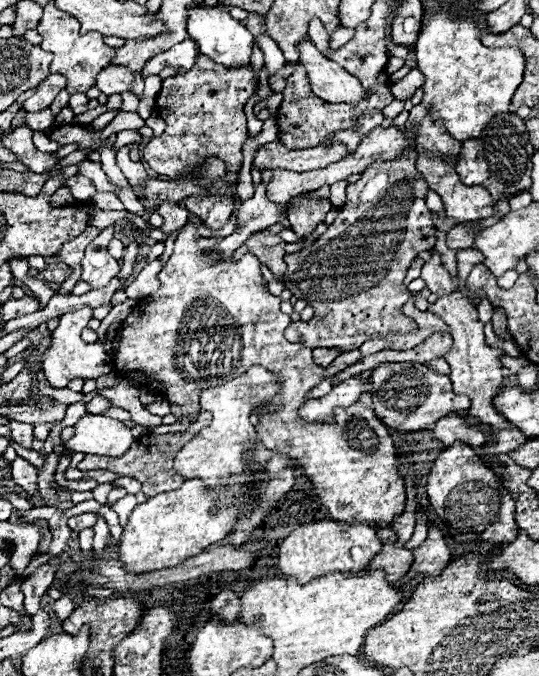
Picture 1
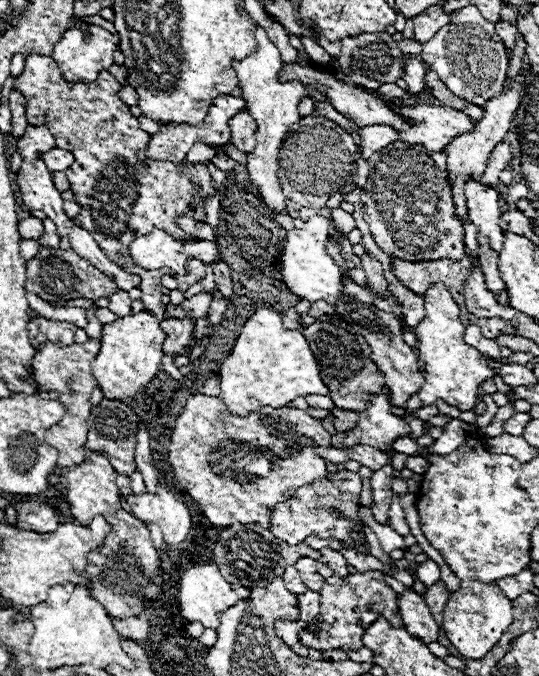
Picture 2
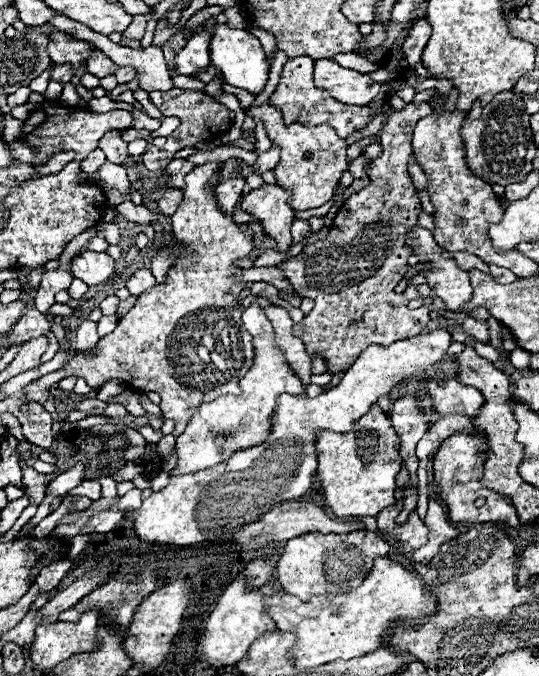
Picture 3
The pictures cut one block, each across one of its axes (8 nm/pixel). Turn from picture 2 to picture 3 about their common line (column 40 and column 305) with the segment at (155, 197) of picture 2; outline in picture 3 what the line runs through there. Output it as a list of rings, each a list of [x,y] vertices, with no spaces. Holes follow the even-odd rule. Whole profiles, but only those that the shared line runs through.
[[[298,56],[284,64],[284,68],[280,72],[278,88],[270,96],[270,104],[282,112],[286,124],[294,124],[294,122],[298,122],[298,124],[330,124],[330,126],[334,126],[338,136],[345,139],[352,136],[354,132],[362,130],[364,126],[368,126],[374,120],[376,108],[347,105],[331,98],[325,90],[316,88],[313,71],[314,60],[309,56]]]

